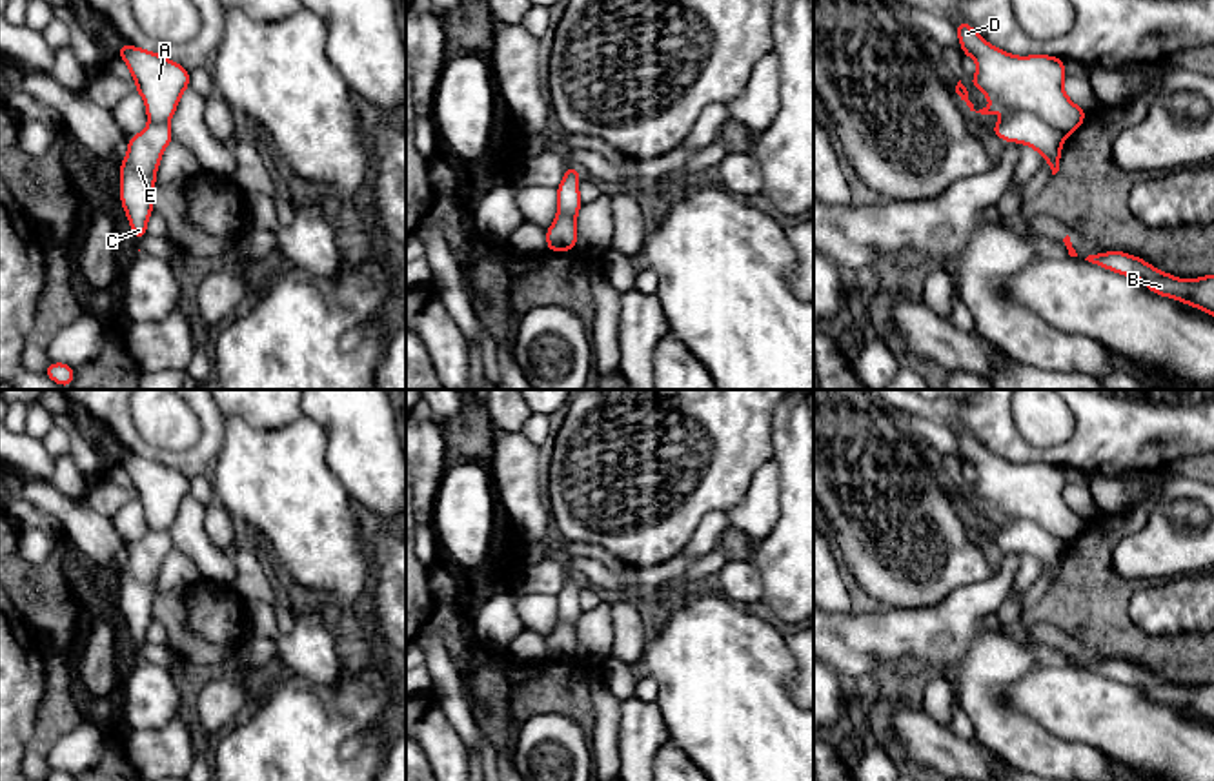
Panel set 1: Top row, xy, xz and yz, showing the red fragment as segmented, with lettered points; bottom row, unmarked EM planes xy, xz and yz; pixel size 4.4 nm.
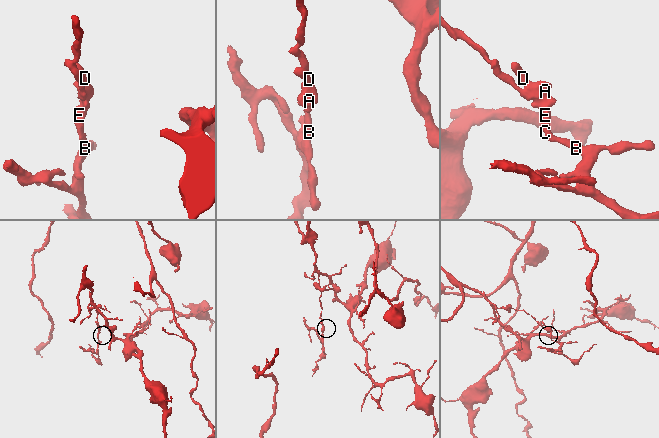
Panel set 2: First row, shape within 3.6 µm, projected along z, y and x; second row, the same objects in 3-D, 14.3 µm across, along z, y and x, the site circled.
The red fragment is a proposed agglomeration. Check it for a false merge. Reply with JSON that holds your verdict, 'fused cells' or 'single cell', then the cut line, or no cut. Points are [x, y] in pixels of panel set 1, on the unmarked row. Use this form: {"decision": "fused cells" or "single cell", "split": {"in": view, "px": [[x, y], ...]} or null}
{"decision": "fused cells", "split": {"in": "yz", "px": [[1007, 519], [1032, 519], [1065, 543]]}}

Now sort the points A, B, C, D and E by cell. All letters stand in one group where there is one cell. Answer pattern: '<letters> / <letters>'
A D / B C E

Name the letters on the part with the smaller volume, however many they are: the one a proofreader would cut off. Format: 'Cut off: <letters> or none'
Cut off: B, C, E

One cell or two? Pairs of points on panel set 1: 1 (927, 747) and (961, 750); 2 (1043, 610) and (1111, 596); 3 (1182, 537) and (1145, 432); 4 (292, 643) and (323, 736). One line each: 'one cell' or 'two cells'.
1: one cell
2: one cell
3: two cells
4: two cells

